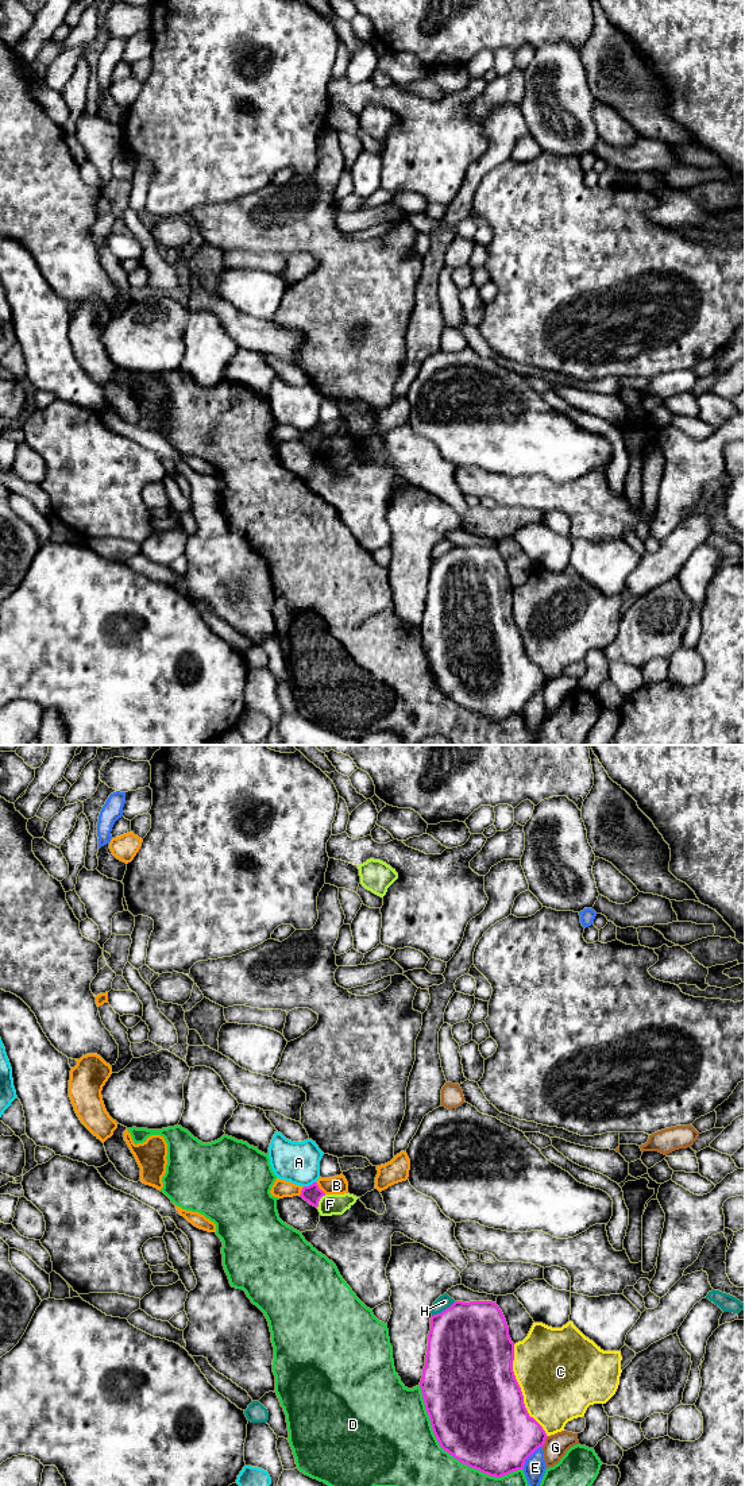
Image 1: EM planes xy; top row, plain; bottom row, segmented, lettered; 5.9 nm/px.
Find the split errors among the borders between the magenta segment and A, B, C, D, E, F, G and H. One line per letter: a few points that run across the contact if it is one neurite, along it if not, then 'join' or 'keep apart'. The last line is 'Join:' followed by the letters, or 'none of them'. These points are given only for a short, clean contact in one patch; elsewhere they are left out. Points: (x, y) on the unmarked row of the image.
A: keep apart
B: keep apart
C: keep apart
D: keep apart
E: keep apart
F: xy (325, 439), (316, 451) | keep apart
G: keep apart
H: keep apart
Join: none of them

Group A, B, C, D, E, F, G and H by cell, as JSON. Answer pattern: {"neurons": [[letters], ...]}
{"neurons": [["A"], ["B"], ["C"], ["D"], ["E"], ["F"], ["G"], ["H"]]}

